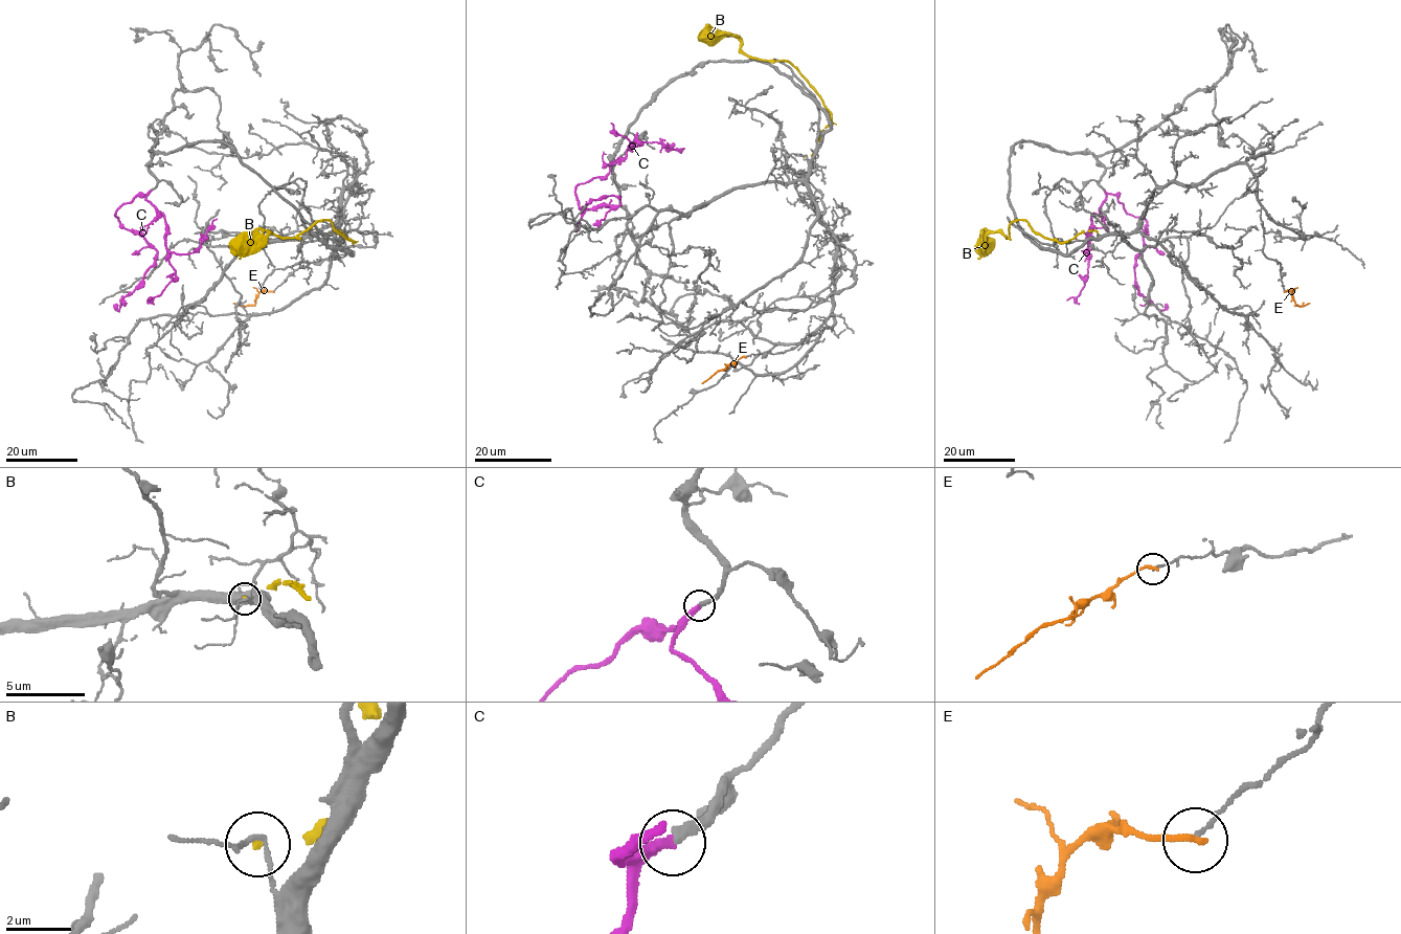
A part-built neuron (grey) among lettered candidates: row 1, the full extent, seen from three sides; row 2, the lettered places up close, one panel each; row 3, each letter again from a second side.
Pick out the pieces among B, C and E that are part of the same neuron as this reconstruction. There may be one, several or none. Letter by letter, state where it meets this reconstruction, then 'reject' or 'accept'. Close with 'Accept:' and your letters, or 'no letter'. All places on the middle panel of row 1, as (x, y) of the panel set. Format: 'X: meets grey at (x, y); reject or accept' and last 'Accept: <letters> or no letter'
B: meets grey at (806, 156); reject
C: meets grey at (614, 163); accept
E: meets grey at (745, 357); reject
Accept: C

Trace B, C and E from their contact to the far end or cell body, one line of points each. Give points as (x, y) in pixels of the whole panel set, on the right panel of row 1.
B: (1098, 234), (1082, 230), (1057, 242), (1026, 221), (1014, 221), (1008, 238), (987, 234), (987, 250)
C: (1104, 190), (1116, 195), (1128, 214), (1146, 221), (1135, 281), (1138, 292), (1160, 310), (1167, 304)
E: (1284, 291), (1290, 290), (1296, 305), (1309, 303)

